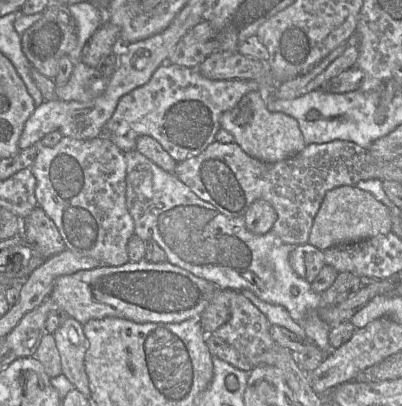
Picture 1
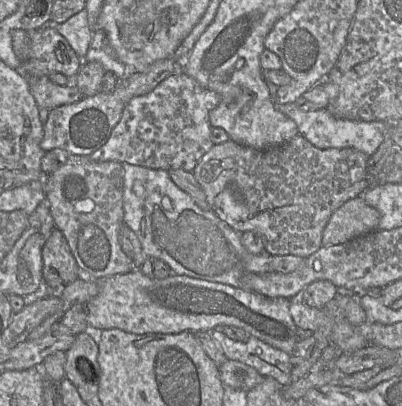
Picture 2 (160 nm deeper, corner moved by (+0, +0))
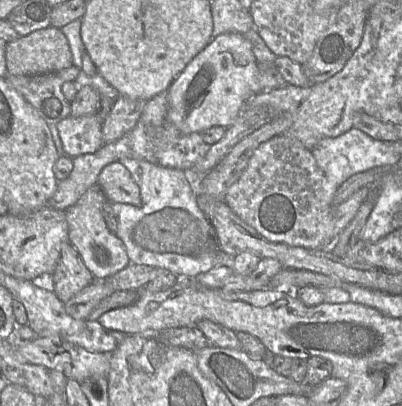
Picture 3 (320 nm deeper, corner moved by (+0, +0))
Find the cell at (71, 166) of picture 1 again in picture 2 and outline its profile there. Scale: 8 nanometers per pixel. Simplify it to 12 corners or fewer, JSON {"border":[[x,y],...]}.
{"border":[[70,155],[45,198],[81,273],[136,269],[122,163]]}

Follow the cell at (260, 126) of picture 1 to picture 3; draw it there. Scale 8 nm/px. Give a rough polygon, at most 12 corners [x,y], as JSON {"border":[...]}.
{"border":[[219,34],[169,87],[184,134],[228,128],[262,91],[248,39]]}

